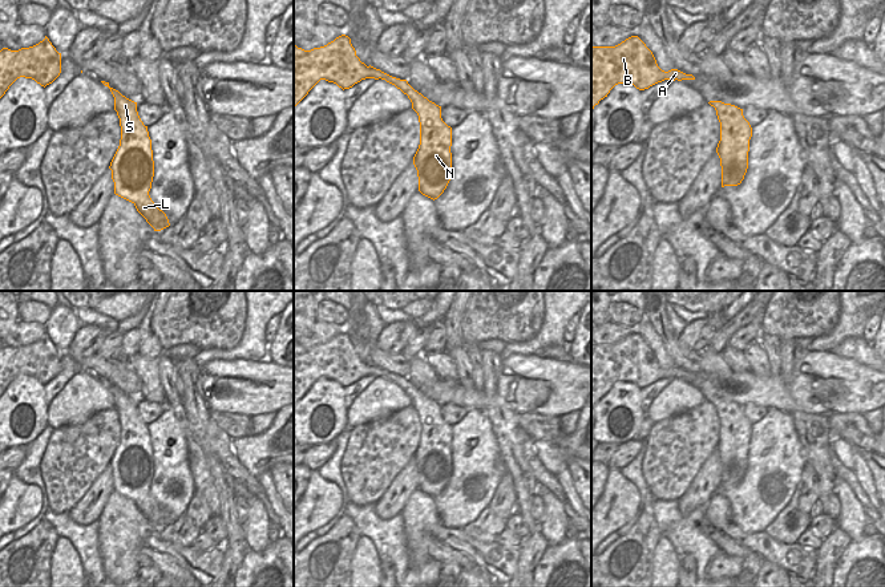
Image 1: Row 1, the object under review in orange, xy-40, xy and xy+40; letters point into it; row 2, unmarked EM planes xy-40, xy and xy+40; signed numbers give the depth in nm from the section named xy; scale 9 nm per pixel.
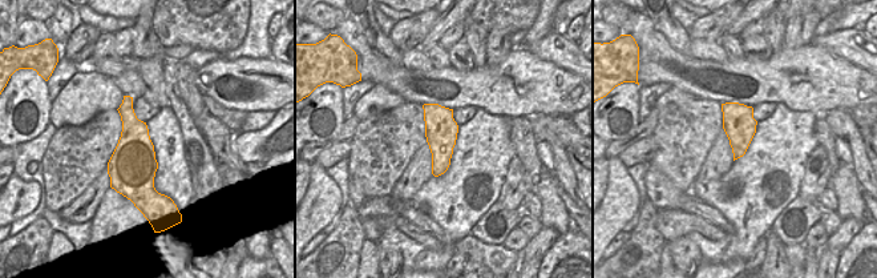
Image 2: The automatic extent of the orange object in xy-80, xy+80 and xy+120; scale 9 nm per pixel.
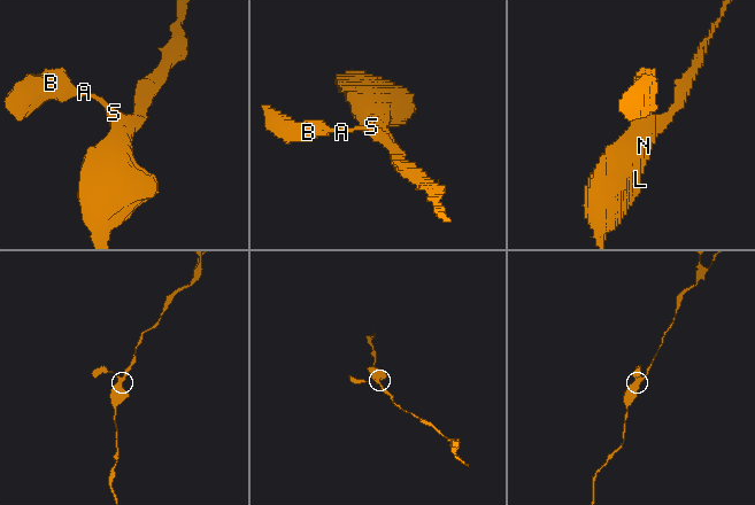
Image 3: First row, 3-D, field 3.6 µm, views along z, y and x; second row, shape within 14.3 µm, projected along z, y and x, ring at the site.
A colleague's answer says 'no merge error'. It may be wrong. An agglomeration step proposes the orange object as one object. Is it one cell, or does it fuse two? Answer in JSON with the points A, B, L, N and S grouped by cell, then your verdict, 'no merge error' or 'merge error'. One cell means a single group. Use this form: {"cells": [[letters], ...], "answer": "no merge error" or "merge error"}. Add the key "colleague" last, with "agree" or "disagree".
{"cells": [["A", "B", "L", "N", "S"]], "answer": "no merge error", "colleague": "agree"}

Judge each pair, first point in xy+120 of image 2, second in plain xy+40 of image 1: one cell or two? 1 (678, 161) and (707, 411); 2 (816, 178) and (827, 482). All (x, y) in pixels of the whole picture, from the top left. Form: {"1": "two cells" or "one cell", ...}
{"1": "one cell", "2": "two cells"}

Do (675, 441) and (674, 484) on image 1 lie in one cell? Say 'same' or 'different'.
same

